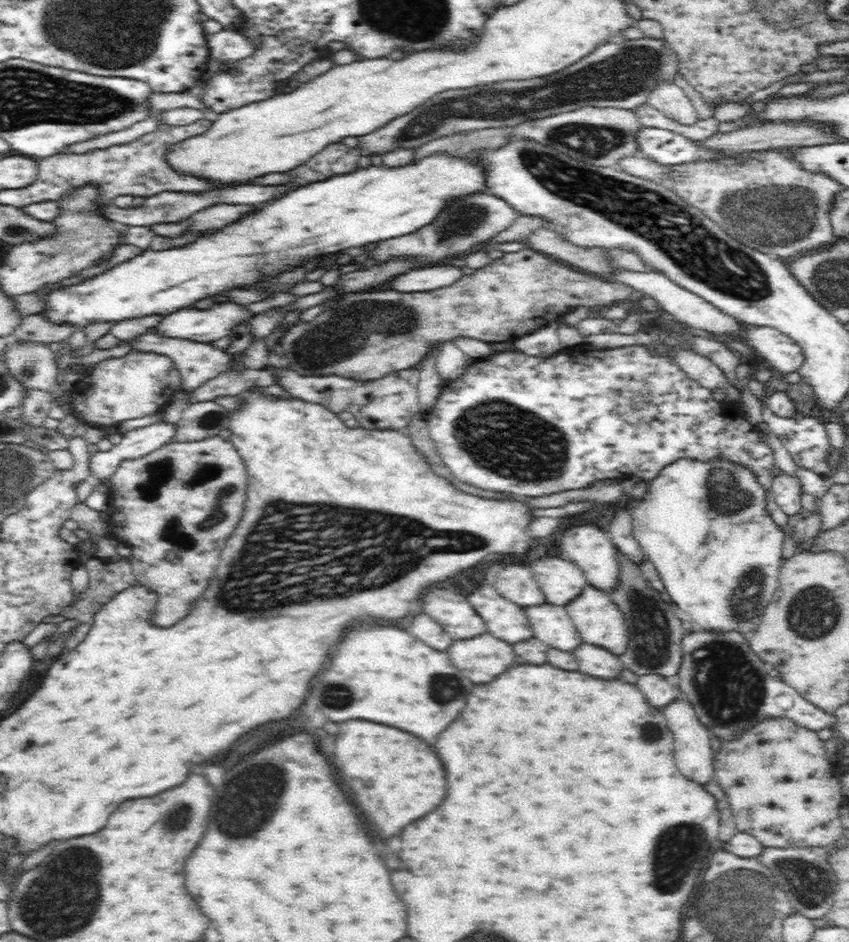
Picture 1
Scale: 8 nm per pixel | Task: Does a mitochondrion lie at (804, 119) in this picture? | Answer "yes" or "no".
no

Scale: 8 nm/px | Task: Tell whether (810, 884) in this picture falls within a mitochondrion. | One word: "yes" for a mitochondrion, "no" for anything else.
yes

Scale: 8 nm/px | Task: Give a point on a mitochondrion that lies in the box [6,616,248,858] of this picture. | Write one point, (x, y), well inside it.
(185, 813)

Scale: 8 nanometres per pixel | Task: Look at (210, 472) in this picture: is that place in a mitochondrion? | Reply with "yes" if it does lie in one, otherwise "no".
yes

